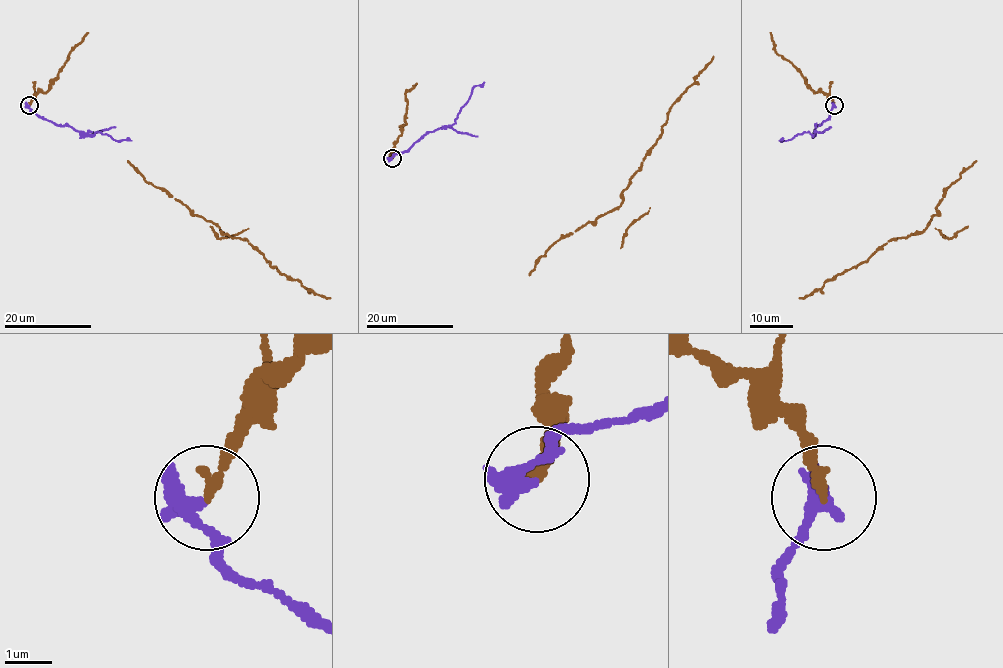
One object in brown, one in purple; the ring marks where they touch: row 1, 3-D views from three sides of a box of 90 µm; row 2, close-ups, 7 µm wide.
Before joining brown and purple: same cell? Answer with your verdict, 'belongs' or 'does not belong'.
does not belong

